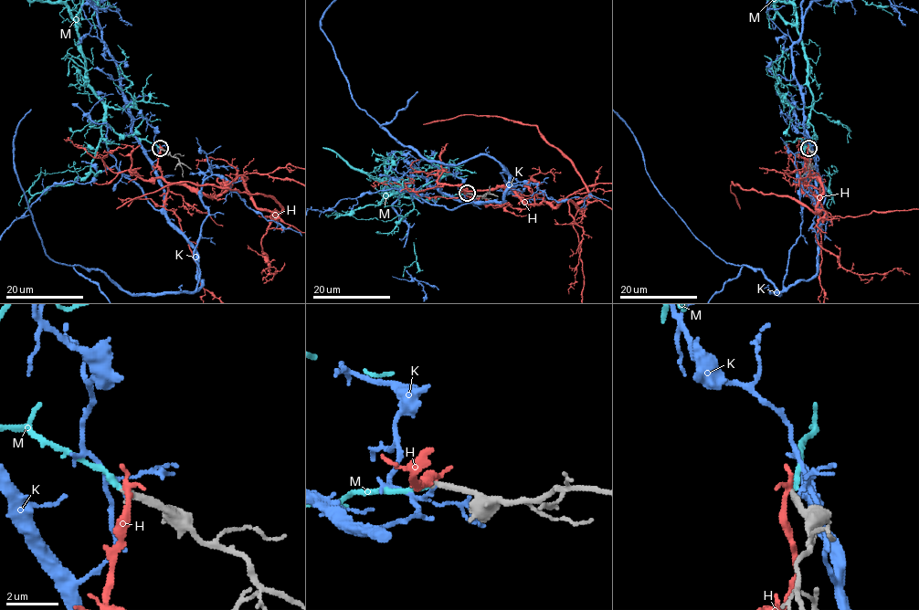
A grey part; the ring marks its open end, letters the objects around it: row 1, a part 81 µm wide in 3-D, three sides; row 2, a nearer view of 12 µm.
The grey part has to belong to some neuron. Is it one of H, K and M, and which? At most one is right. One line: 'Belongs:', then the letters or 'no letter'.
Belongs: M

